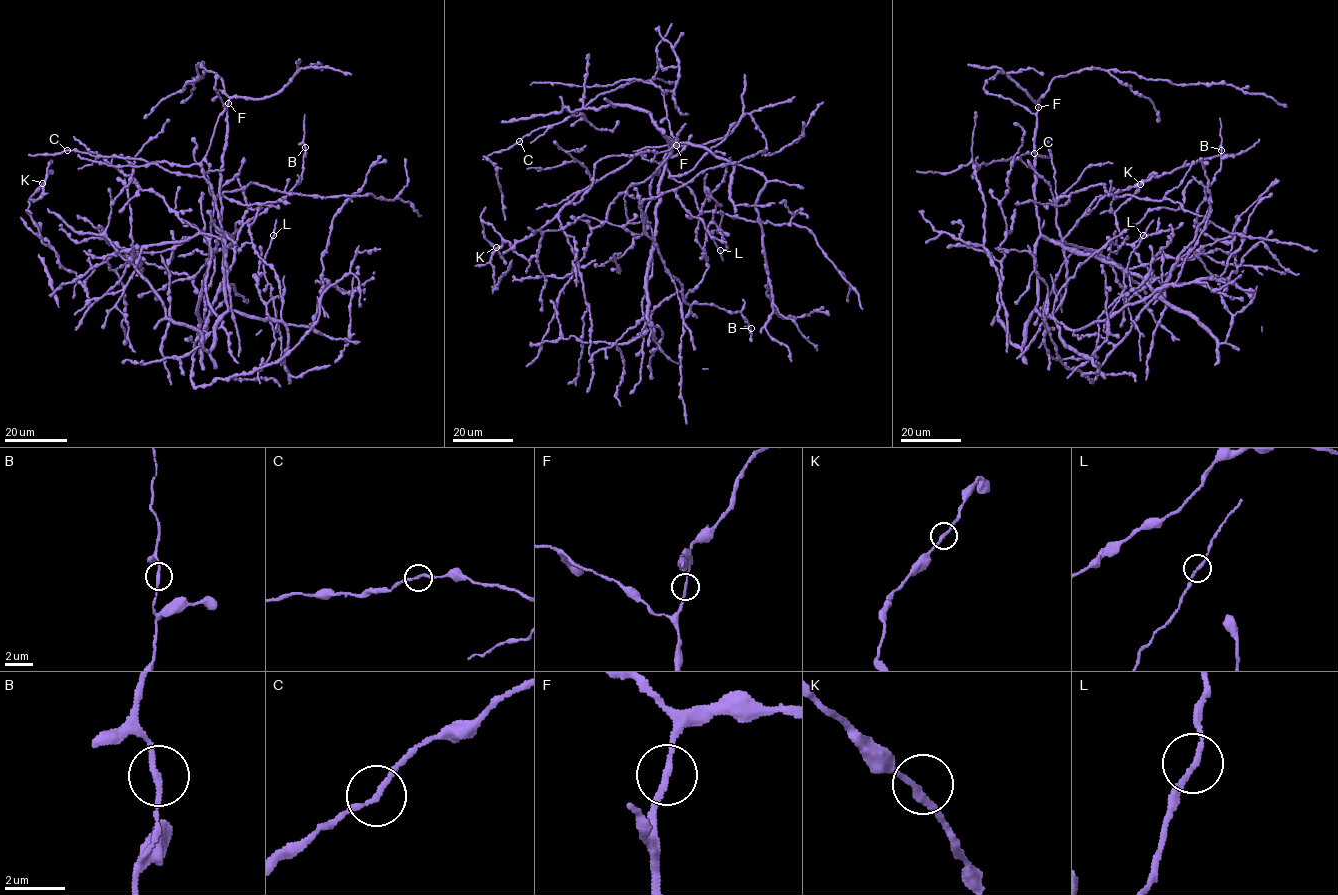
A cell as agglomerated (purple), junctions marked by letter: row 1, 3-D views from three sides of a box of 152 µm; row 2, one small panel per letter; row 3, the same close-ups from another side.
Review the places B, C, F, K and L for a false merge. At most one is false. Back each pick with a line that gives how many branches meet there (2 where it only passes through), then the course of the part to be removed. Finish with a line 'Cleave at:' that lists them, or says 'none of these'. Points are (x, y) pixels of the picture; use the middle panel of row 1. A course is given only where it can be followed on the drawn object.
Cleave at: none of these

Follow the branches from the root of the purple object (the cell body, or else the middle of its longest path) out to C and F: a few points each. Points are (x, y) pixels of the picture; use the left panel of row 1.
C: (218, 322), (207, 351), (198, 331), (166, 316), (106, 237), (111, 203), (133, 165), (67, 150)
F: (218, 322), (227, 309), (219, 182), (228, 103)

